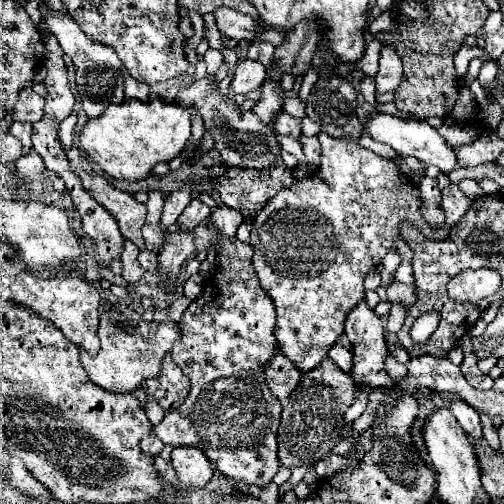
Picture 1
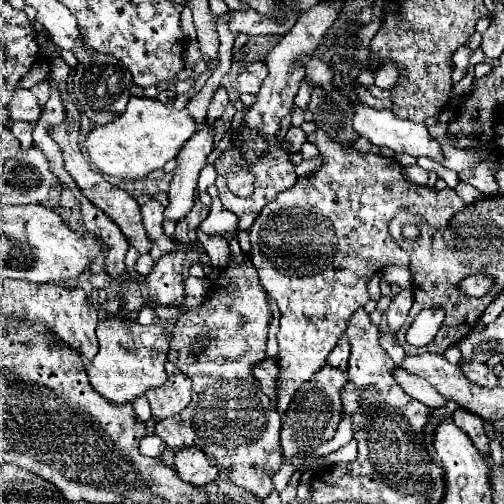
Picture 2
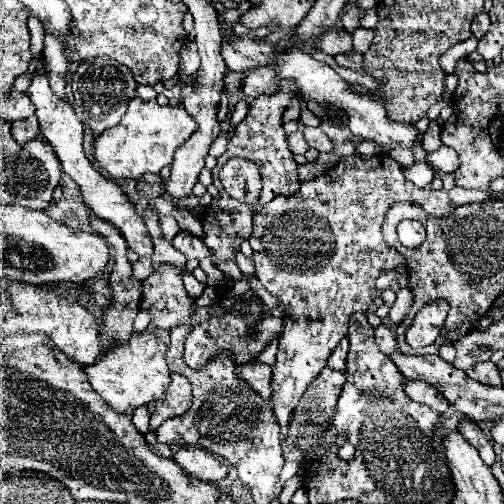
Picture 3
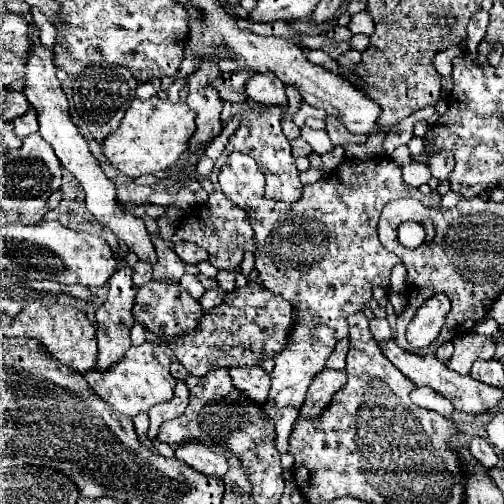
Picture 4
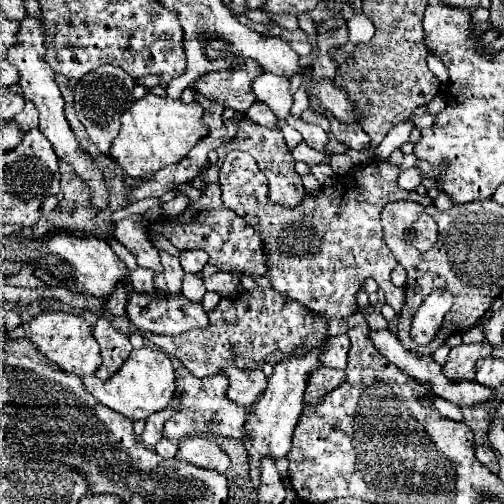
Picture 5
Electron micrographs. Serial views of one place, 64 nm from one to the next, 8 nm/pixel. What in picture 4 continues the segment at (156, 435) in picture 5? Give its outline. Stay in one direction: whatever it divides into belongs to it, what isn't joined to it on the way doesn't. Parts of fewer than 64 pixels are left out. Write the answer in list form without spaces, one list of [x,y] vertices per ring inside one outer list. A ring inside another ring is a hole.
[[[176,380],[176,388],[174,388],[174,396],[172,400],[164,402],[164,404],[158,404],[156,408],[150,408],[150,430],[148,430],[148,438],[154,438],[158,434],[158,428],[164,420],[170,420],[170,418],[176,418],[178,414],[184,414],[184,410],[188,408],[188,398],[190,398],[190,392],[188,392],[188,386],[184,386],[182,380]]]

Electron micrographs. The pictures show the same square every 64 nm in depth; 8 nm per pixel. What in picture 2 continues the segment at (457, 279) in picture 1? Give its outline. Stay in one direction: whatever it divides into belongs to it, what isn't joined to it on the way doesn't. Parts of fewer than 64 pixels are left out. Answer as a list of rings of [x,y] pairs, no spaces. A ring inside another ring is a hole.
[[[476,274],[476,276],[466,276],[462,282],[460,282],[460,292],[464,292],[464,296],[470,296],[470,298],[480,298],[484,296],[490,288],[492,288],[494,280],[492,276],[482,276],[482,274]]]

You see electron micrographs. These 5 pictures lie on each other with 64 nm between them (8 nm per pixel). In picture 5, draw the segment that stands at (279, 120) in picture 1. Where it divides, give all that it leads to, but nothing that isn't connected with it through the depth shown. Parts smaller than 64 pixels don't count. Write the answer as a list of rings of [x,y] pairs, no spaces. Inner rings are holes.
[[[304,140],[300,142],[300,144],[296,144],[296,148],[292,150],[292,156],[294,156],[294,160],[302,160],[302,162],[306,162],[308,166],[314,166],[314,164],[328,164],[328,158],[326,158],[326,154],[324,152],[318,152],[318,150],[314,150],[314,148],[310,148]]]

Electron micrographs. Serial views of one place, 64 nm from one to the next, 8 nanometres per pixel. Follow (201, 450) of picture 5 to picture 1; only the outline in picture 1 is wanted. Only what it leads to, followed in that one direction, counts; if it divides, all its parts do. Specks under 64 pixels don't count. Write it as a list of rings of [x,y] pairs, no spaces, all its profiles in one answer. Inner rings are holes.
[[[174,448],[170,458],[176,478],[184,486],[204,488],[212,478],[212,466],[198,448]]]

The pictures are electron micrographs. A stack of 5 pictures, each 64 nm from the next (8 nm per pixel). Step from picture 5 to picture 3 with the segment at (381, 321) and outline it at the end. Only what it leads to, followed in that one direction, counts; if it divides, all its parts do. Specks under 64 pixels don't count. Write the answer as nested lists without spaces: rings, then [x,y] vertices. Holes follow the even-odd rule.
[[[378,326],[376,328],[376,344],[380,346],[380,350],[382,352],[386,352],[386,354],[390,354],[390,352],[394,352],[394,350],[398,350],[398,344],[396,344],[396,338],[394,338],[394,334],[390,332],[390,328],[388,326]]]

